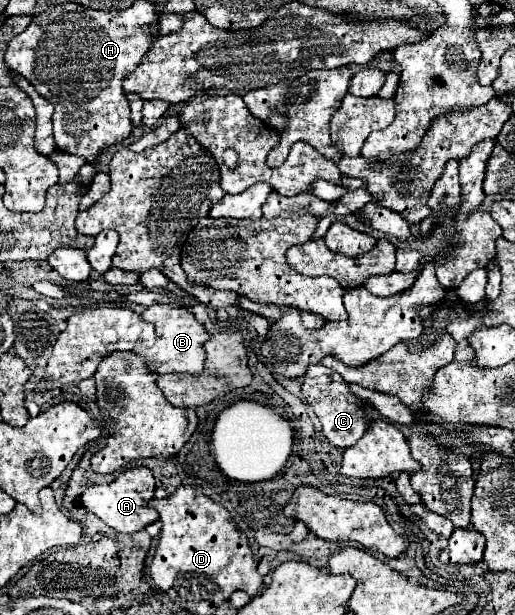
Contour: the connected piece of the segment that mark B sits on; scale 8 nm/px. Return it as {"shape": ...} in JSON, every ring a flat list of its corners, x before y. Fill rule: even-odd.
{"shape":[[153,303,151,307,147,307,141,313,143,321,153,323,157,329,157,349,151,347,141,347,137,349,137,353,141,357,147,359,147,367,157,373,157,375,165,375,165,373,199,373,203,369,205,363,205,351,203,351,203,343,209,339,209,333,205,331,205,327,193,317,193,313,189,313,183,307,167,307,167,305,159,305]]}

